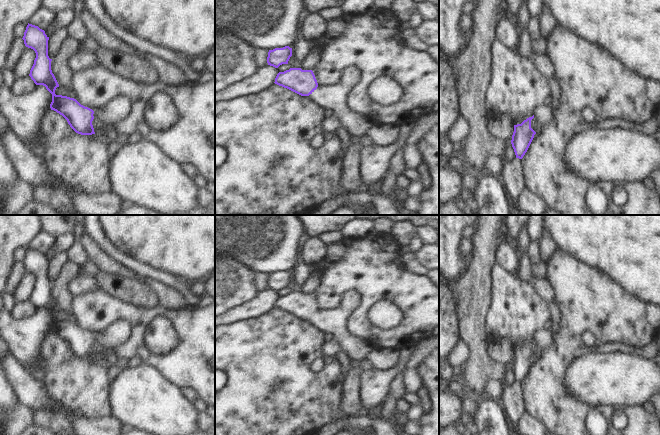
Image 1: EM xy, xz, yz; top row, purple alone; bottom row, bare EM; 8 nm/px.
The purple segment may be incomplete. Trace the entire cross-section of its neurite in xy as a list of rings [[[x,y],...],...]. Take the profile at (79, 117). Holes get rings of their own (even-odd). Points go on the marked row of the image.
[[[28,23],[22,39],[25,46],[33,49],[36,53],[29,76],[36,85],[45,86],[52,94],[51,110],[62,115],[76,133],[81,135],[95,134],[92,125],[94,118],[108,125],[112,122],[123,121],[130,115],[132,104],[128,96],[113,98],[104,105],[101,112],[81,105],[74,98],[56,95],[55,90],[59,84],[51,70],[52,59],[48,56],[49,37],[44,30]]]

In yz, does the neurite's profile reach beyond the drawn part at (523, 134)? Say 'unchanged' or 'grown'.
unchanged

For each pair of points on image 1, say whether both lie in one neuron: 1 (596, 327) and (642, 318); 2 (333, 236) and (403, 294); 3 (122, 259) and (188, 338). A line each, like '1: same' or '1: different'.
1: same
2: different
3: different

